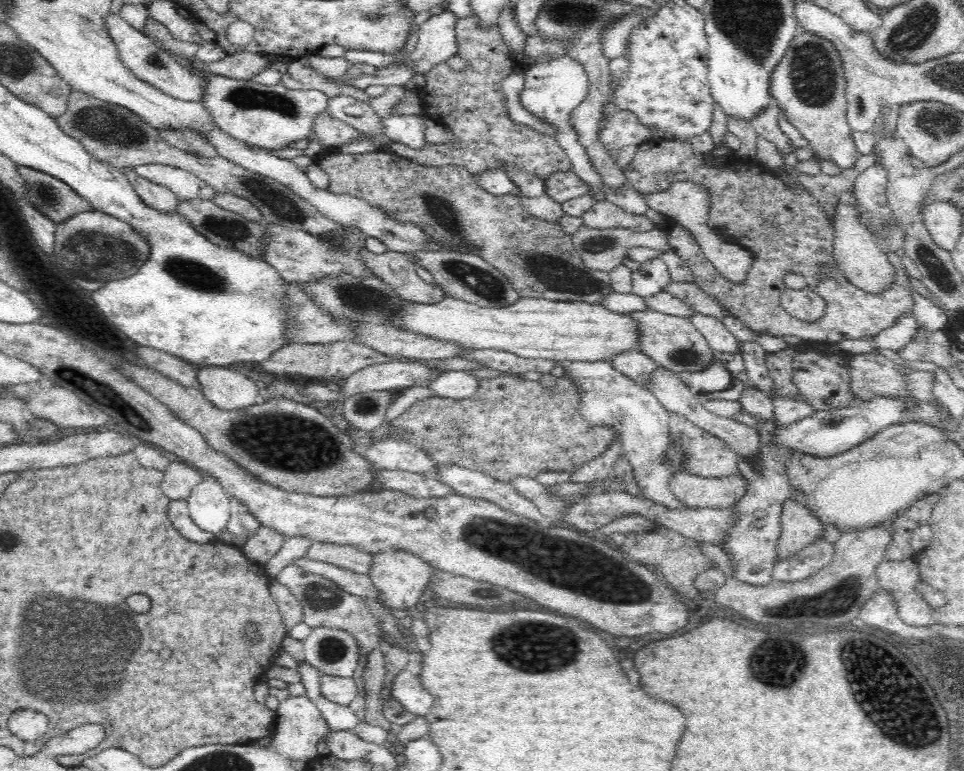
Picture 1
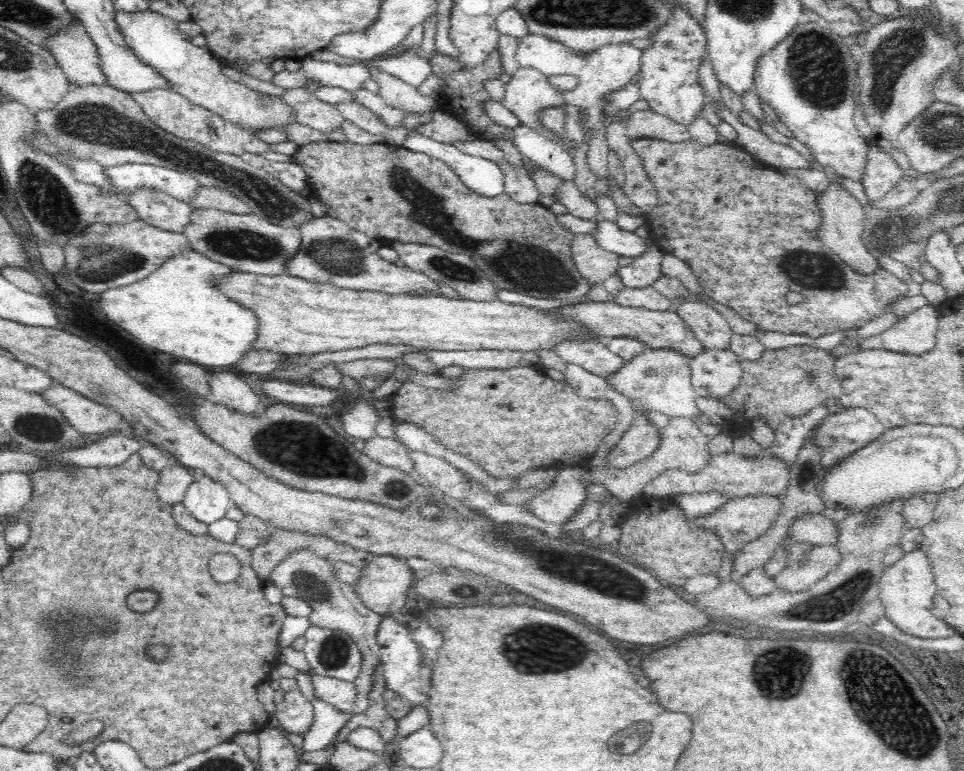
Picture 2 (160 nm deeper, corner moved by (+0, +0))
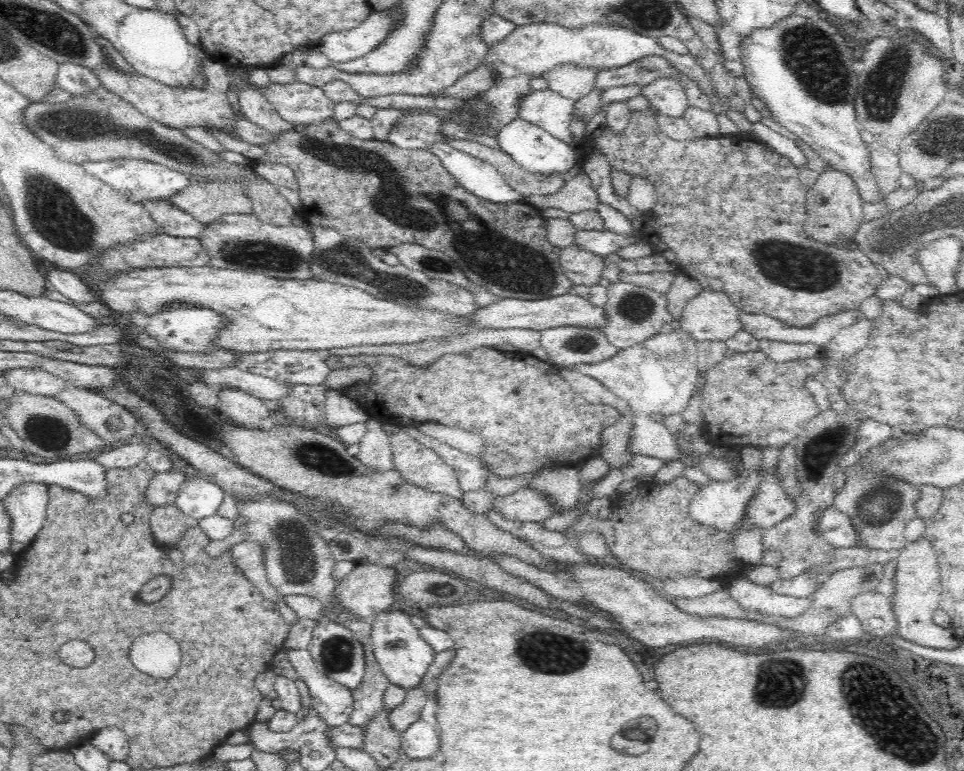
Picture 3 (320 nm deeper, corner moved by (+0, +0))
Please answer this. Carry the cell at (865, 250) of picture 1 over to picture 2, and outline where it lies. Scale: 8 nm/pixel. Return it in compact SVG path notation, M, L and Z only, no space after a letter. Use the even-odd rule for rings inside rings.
M831 181L826 190L817 194L817 205L821 214L821 223L815 236L828 248L832 249L850 268L862 275L871 275L880 267L879 259L870 254L864 244L866 204L852 196L838 181Z

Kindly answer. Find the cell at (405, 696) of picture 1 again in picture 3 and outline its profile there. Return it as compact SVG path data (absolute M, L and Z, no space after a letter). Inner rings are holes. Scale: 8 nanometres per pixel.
M384 611L372 619L372 643L378 664L390 684L396 684L402 692L417 687L427 673L435 652L432 646L420 637L419 629L412 623L405 611Z

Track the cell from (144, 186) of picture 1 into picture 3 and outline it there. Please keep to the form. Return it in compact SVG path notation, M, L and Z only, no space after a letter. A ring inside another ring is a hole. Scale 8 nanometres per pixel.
M168 199L144 200L154 222L168 235L182 238L198 238L204 232L204 225L193 216L174 206Z

